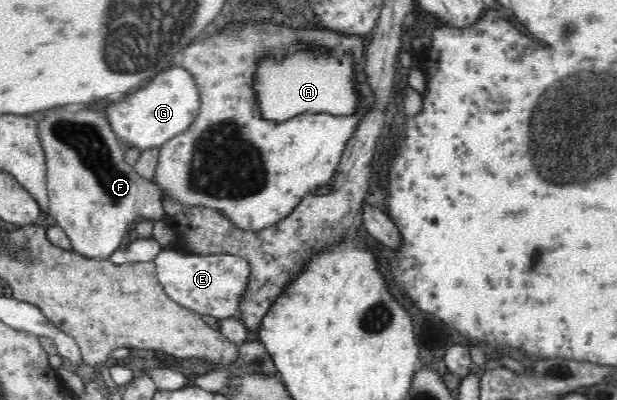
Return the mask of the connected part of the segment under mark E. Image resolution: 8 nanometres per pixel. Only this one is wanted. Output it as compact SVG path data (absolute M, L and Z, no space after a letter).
M162 249L153 260L157 267L157 278L164 286L168 297L176 303L200 315L216 319L236 317L240 311L240 299L248 289L250 264L240 257L228 254L190 254Z

